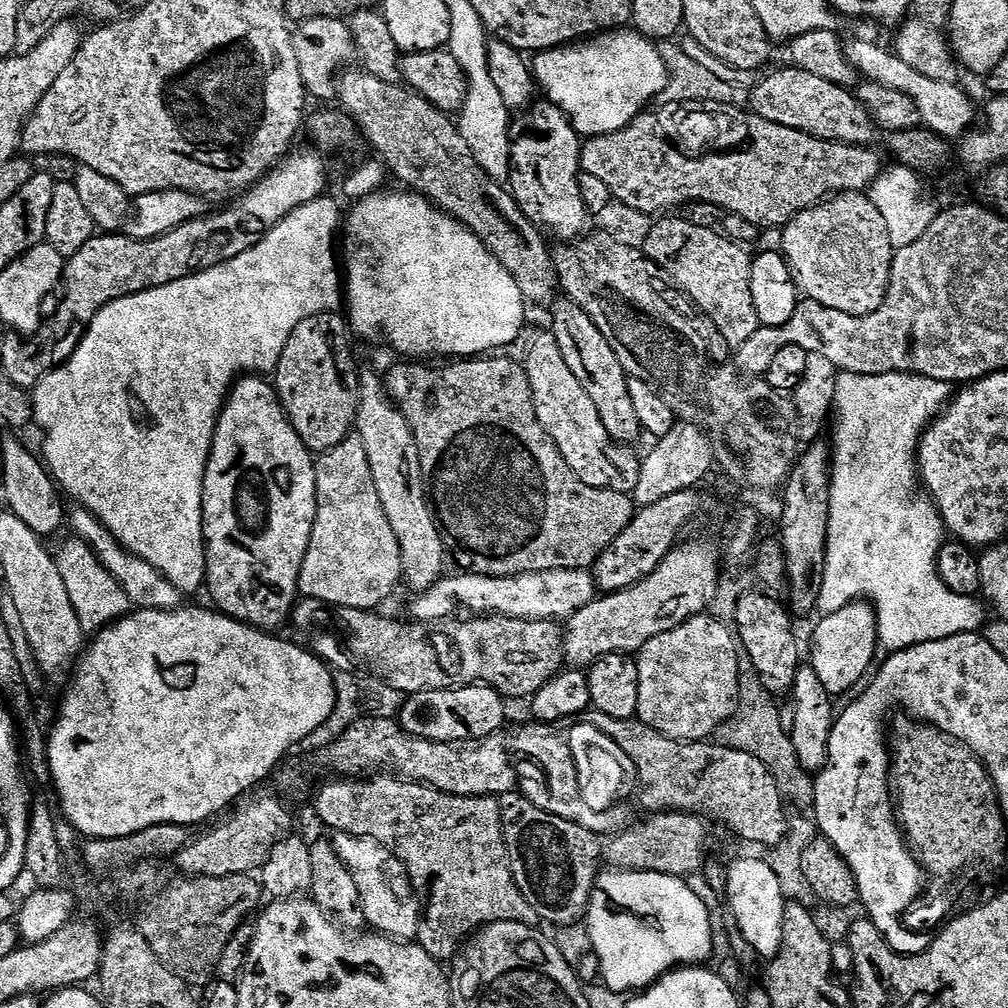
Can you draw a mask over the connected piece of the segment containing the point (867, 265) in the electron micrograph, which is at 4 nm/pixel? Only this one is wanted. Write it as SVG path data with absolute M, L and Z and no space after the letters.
M845 192L825 200L823 204L817 204L815 208L808 208L782 228L782 255L792 269L792 275L796 277L797 289L807 299L825 304L827 308L842 310L851 316L870 314L883 302L892 273L894 247L888 224L884 221L885 213L875 199L868 198L858 192Z

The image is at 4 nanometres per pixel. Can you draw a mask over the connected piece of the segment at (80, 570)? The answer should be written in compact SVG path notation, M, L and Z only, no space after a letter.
M79 538L73 541L66 543L60 552L57 551L56 565L66 584L71 604L79 614L79 620L82 621L85 631L98 632L123 619L134 605L117 579L102 566L93 549Z

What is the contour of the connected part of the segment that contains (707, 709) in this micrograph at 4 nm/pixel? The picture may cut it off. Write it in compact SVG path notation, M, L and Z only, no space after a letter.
M701 614L682 626L670 630L666 634L660 634L658 638L652 638L650 642L646 642L646 646L640 649L636 665L638 666L638 710L636 716L641 724L650 726L654 730L658 730L658 734L662 734L671 740L681 742L704 742L709 738L715 737L720 729L732 719L732 715L736 713L740 702L740 658L741 649L738 647L737 637L734 635L733 629L723 624L720 620L715 620L709 614Z

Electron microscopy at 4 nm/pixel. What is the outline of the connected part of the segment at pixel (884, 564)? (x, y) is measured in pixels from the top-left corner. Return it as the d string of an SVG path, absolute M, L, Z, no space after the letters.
M840 372L836 378L836 403L834 405L836 433L833 434L832 440L830 439L832 486L830 488L830 518L828 519L828 557L824 567L822 590L819 591L818 610L825 617L851 603L871 604L876 612L877 641L883 649L886 647L890 652L904 651L910 646L920 645L922 642L940 641L942 638L956 636L958 633L977 633L983 629L981 627L986 620L987 607L981 599L954 594L942 582L942 578L938 574L937 562L940 558L940 551L946 542L944 519L941 518L940 511L936 509L936 504L933 503L930 496L923 491L916 492L916 484L918 488L918 434L923 433L924 429L940 415L953 395L953 385L925 376L911 376L908 372L888 372L882 376L859 376L853 372Z

